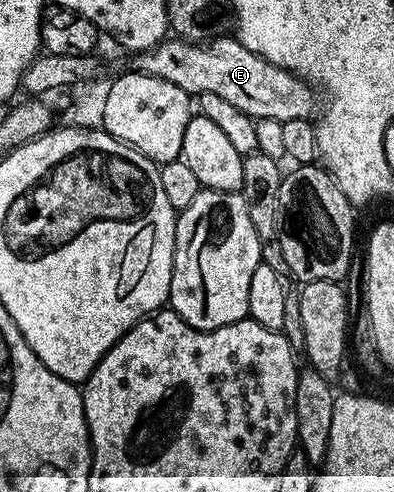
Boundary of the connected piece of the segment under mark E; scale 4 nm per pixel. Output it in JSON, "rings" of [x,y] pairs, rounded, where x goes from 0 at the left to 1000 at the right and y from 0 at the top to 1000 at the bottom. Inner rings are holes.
{"rings":[[[447,73],[421,75],[393,98],[353,102],[335,112],[325,140],[330,144],[393,154],[464,179],[482,195],[508,195],[546,187],[563,203],[579,203],[607,228],[627,228],[645,244],[769,244],[792,242],[797,177],[754,159],[739,146],[647,114],[591,73],[543,77],[528,89],[470,85]]]}

